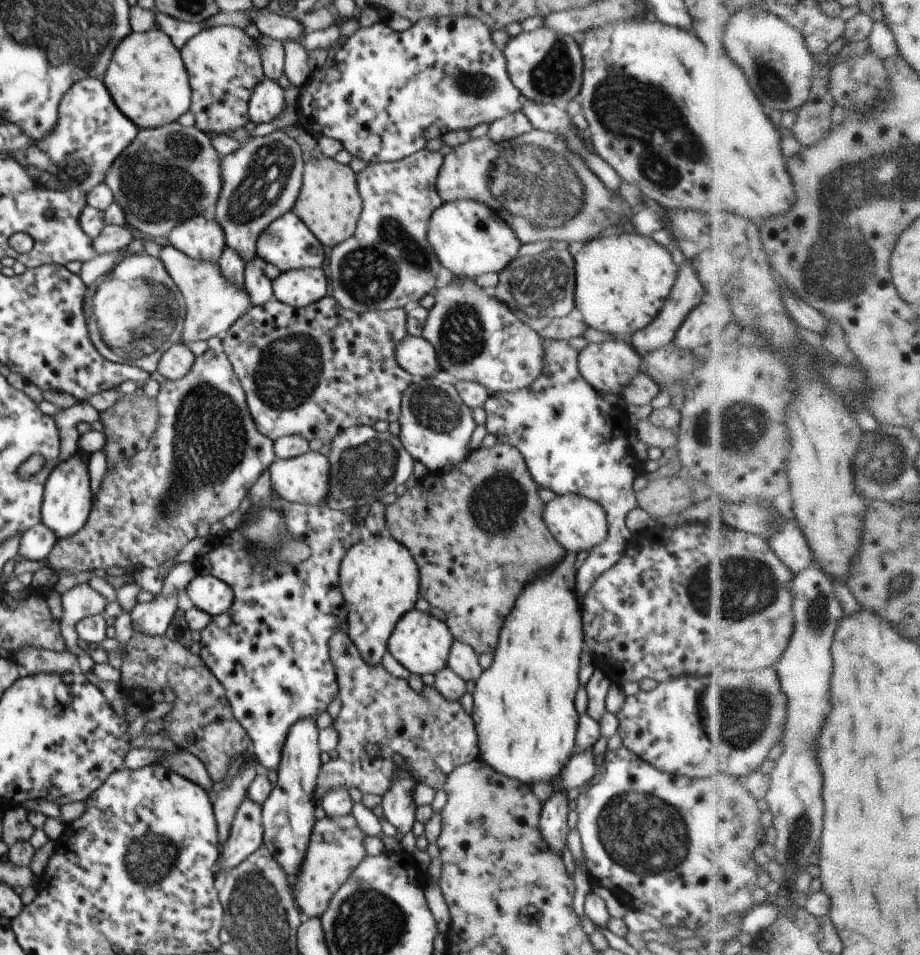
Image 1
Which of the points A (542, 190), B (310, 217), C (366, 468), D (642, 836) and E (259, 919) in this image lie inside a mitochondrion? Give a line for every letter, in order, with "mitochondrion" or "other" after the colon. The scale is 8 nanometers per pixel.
A: mitochondrion
B: other
C: mitochondrion
D: mitochondrion
E: mitochondrion

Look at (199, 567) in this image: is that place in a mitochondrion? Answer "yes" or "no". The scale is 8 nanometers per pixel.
no

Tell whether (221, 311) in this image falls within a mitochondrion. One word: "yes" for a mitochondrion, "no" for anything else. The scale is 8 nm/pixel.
no

